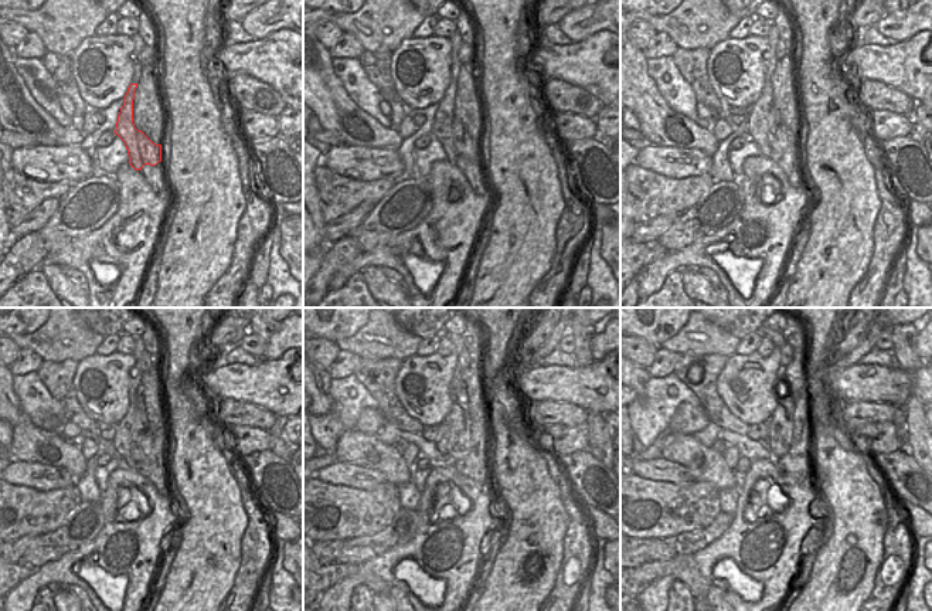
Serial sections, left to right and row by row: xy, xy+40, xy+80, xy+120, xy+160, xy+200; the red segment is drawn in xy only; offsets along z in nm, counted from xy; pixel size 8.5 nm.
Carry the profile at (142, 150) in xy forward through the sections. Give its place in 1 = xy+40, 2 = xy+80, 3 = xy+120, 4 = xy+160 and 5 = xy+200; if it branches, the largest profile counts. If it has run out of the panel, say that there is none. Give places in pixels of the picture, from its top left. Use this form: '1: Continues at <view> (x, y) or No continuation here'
1: Continues at xy+40 (452, 135)
2: Continues at xy+80 (766, 129)
3: Continues at xy+120 (133, 435)
4: Continues at xy+160 (455, 431)
5: Continues at xy+200 (779, 438)

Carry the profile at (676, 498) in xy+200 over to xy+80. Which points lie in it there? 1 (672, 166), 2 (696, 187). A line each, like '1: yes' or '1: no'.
1: no
2: yes

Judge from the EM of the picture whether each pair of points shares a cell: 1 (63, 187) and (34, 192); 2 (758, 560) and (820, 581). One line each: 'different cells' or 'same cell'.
1: same cell
2: different cells

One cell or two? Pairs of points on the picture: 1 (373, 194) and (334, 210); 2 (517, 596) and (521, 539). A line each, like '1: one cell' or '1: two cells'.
1: one cell
2: one cell

